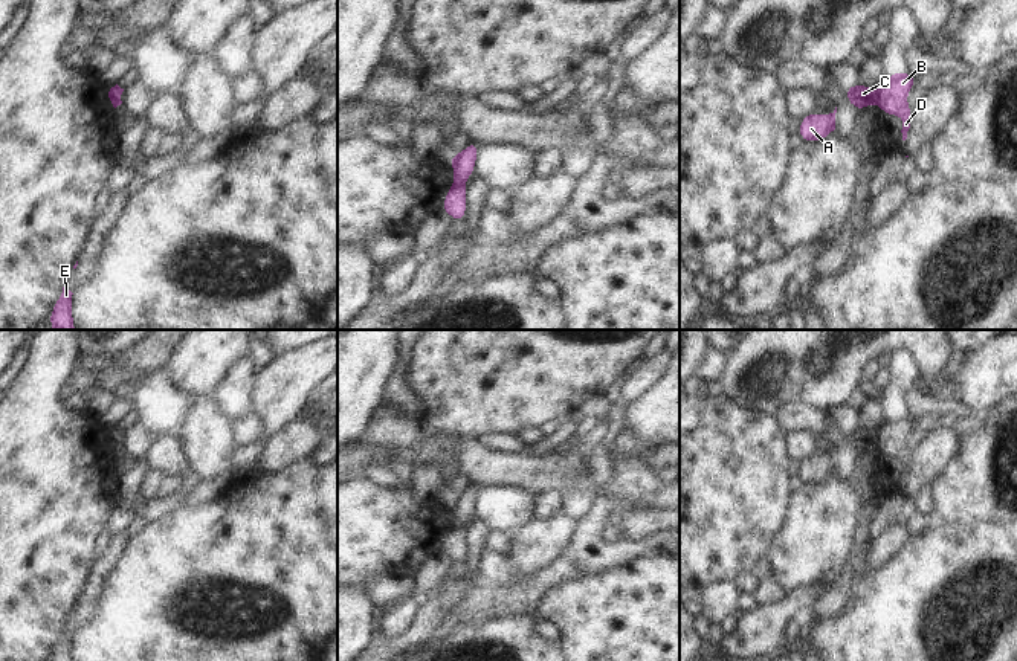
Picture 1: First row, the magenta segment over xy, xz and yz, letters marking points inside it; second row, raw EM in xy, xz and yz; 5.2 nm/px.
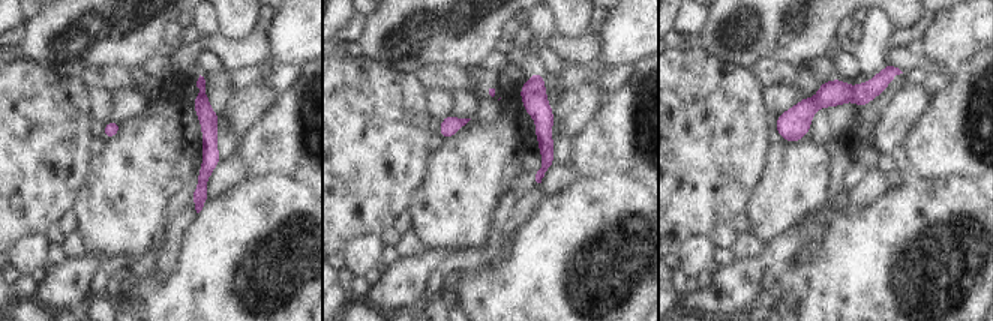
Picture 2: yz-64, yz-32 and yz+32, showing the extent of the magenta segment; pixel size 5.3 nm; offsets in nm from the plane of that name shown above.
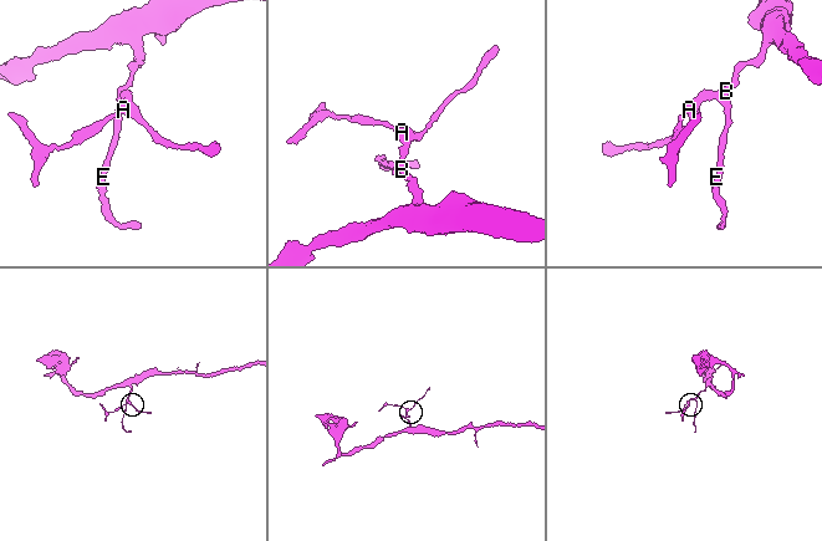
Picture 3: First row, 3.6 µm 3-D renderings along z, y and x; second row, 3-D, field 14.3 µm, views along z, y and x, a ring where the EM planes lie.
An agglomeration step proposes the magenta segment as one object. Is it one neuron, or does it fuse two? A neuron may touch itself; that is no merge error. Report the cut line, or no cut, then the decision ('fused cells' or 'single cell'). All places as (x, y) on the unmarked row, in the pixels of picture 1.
yz (877, 429), (878, 443) | fused cells

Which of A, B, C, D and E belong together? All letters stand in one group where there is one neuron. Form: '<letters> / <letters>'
A C / B D E

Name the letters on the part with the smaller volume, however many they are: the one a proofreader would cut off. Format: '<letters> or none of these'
A, C

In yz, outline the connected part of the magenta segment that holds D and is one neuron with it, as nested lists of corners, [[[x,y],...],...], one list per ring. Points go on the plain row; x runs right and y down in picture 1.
[[[901,412],[893,414],[893,417],[878,429],[878,449],[886,458],[898,456],[902,461],[902,482],[907,481],[912,461],[912,450],[907,446],[907,438],[916,421],[916,417],[909,417]]]

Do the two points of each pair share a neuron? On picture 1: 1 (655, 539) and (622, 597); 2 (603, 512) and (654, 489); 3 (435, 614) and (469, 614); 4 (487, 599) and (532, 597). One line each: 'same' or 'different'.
1: different
2: same
3: different
4: same

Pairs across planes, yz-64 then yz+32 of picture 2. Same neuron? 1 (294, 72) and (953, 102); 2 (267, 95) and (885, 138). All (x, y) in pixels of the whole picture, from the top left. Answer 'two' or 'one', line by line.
1: two
2: one

